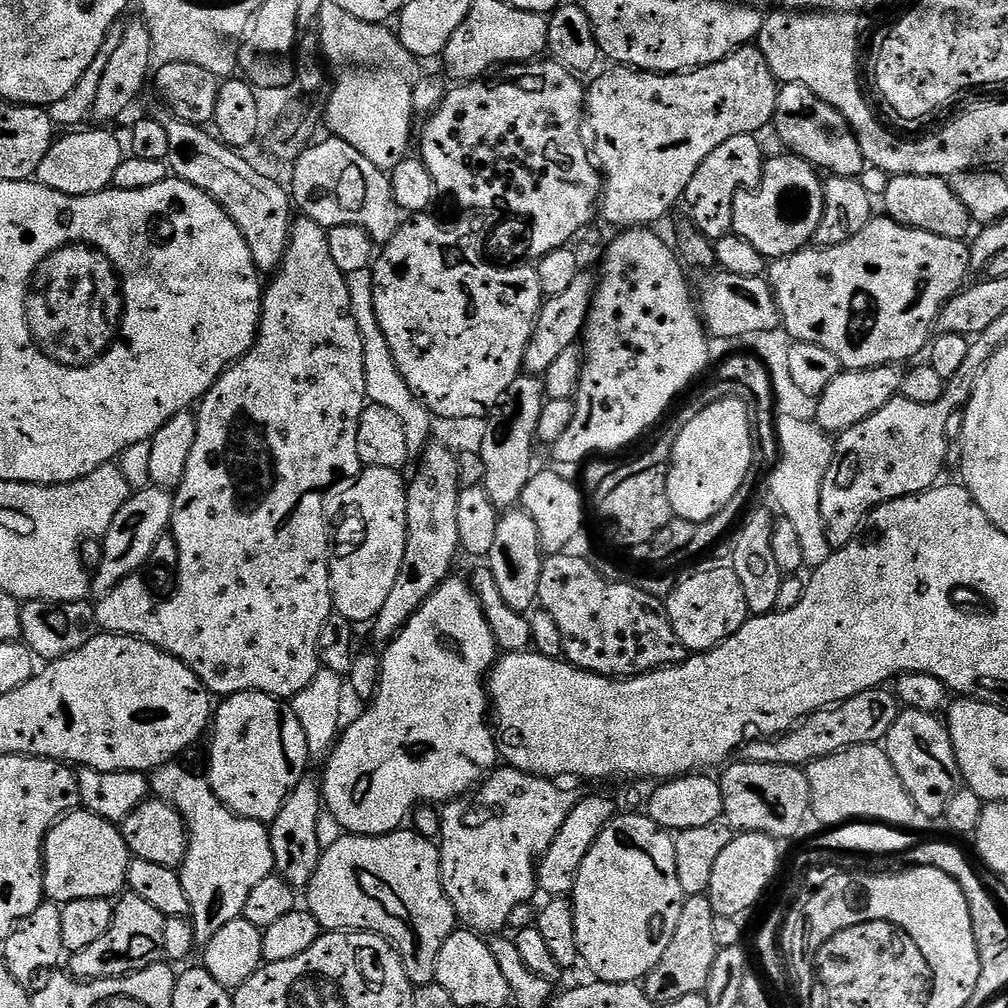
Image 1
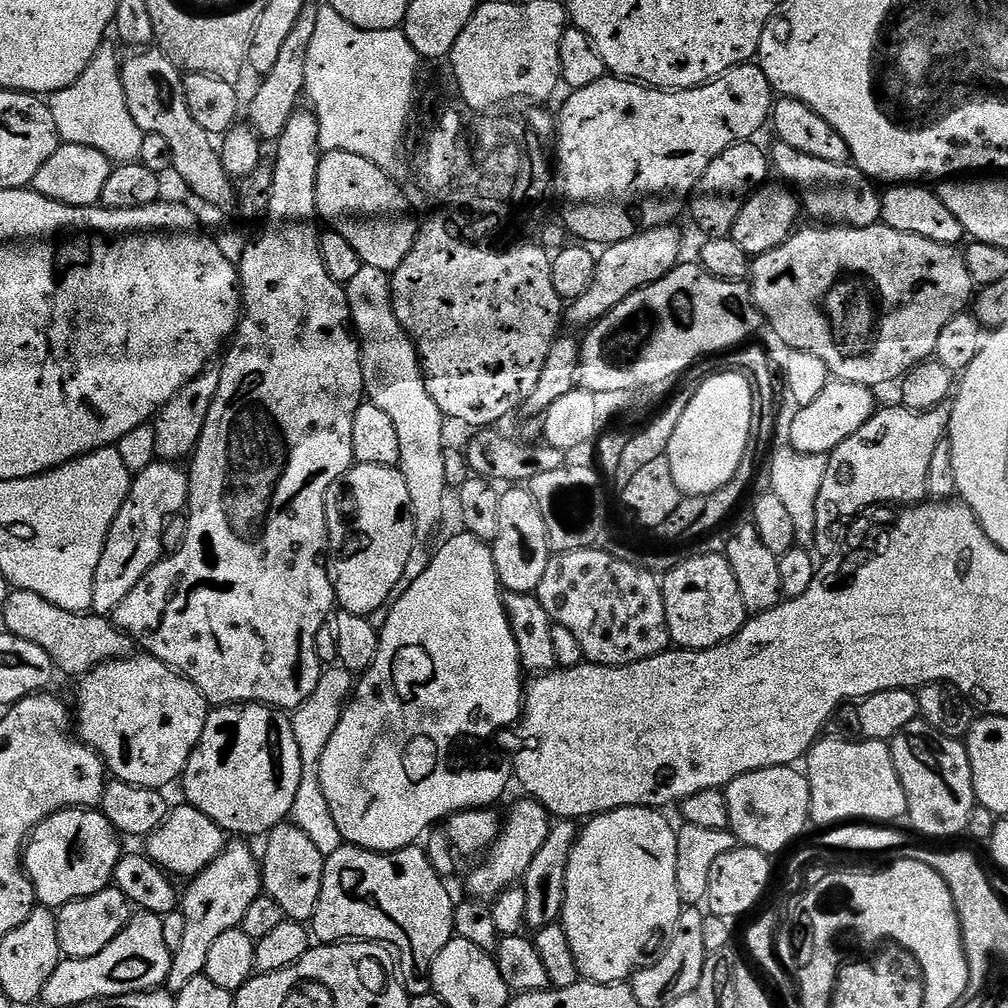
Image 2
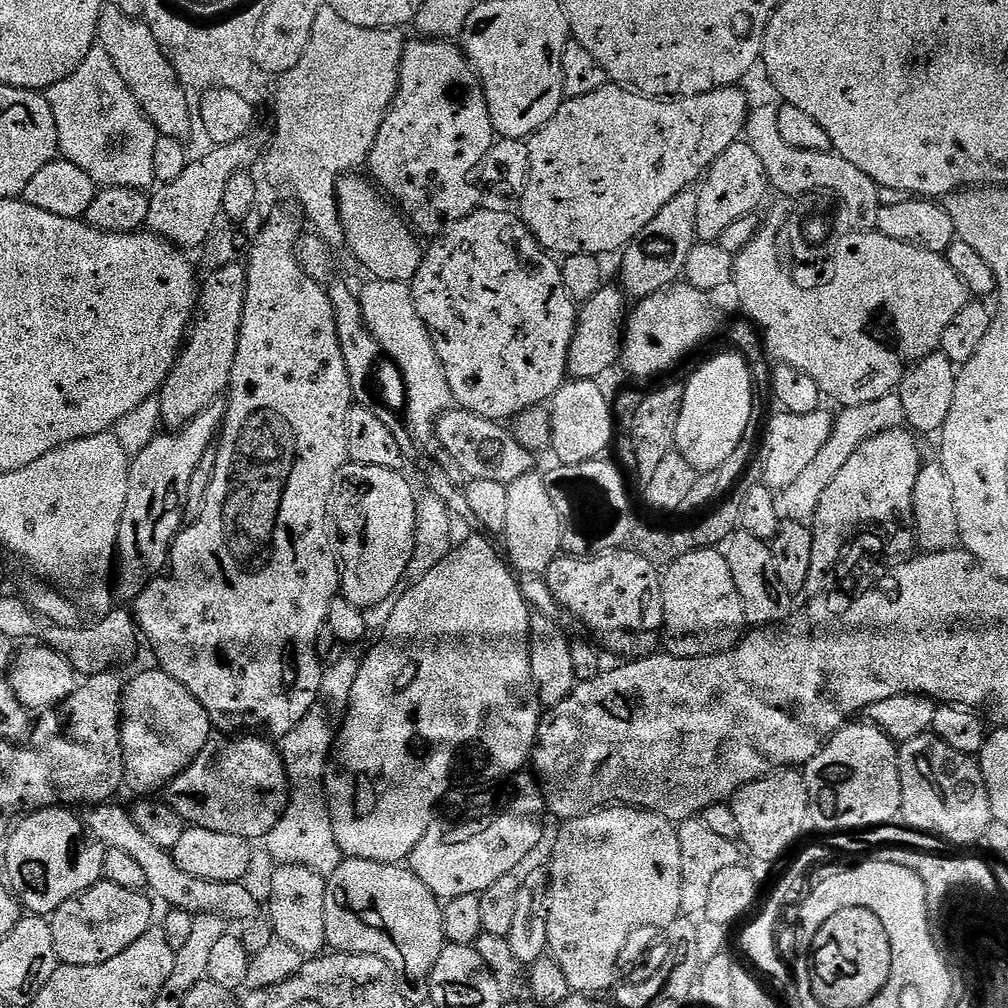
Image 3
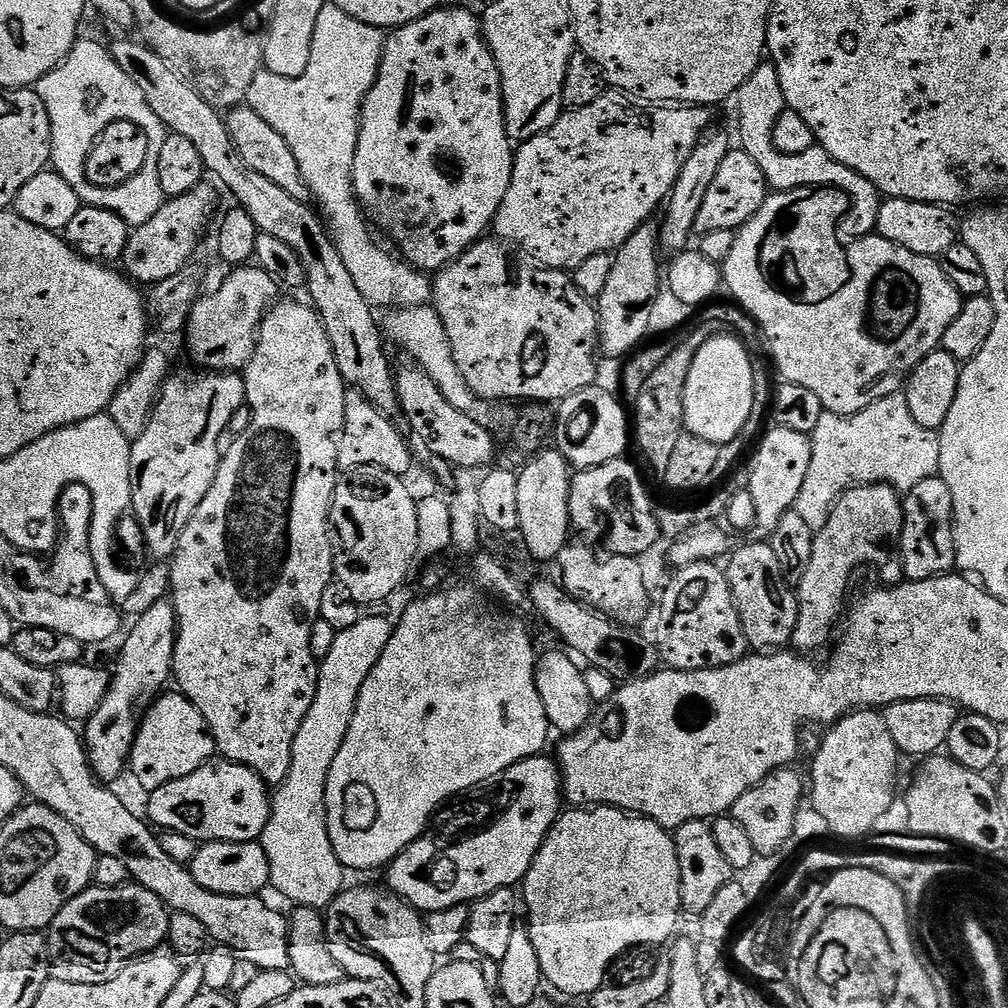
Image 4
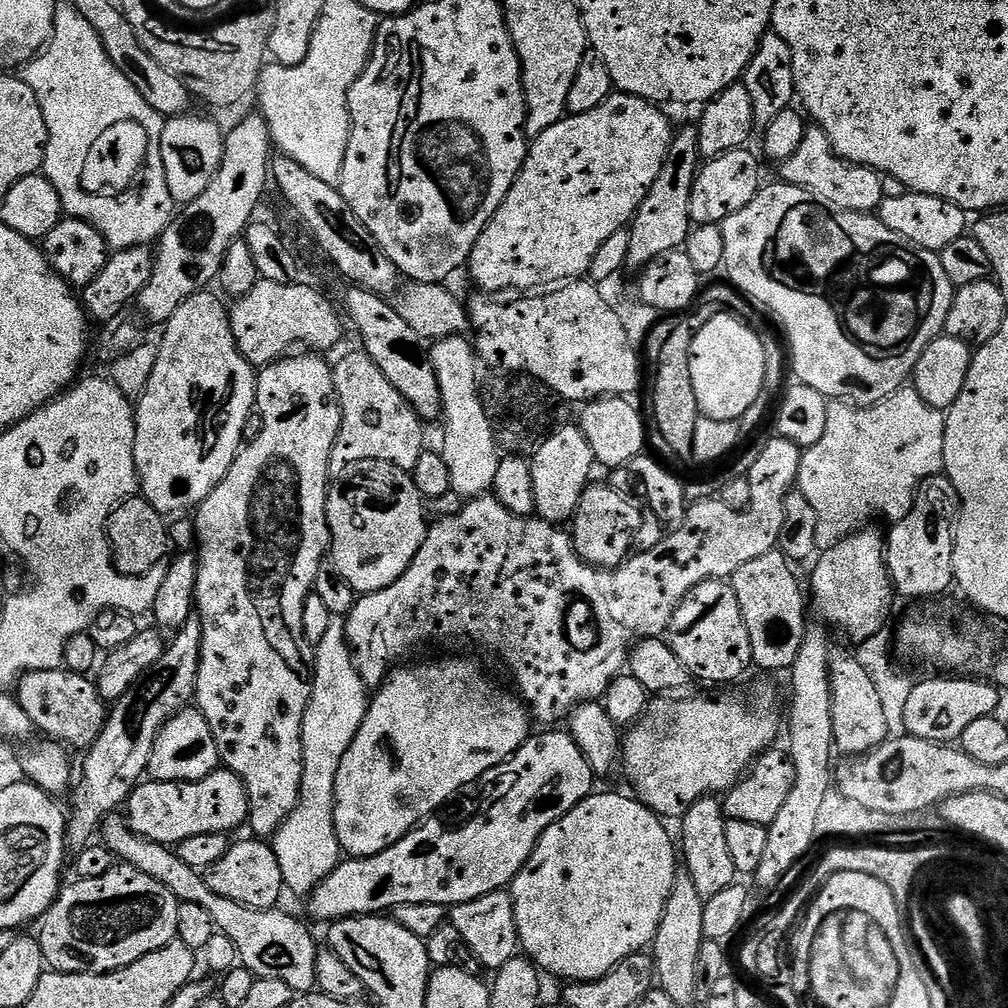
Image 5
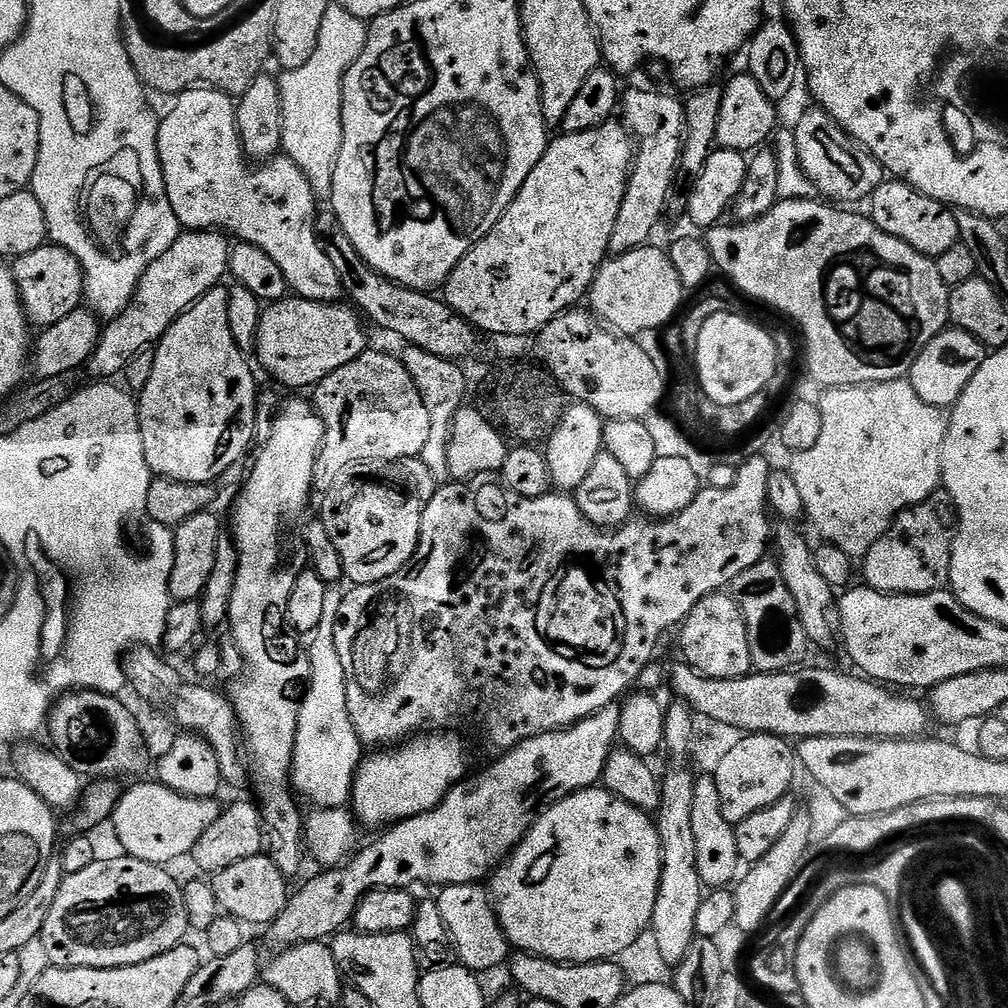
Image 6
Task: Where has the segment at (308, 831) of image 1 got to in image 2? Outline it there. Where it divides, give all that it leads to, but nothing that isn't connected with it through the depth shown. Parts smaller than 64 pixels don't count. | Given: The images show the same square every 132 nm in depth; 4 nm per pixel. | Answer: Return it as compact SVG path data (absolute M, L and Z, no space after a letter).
M291 822L279 824L267 833L268 845L262 852L260 864L260 878L263 891L278 906L282 908L282 914L297 924L307 925L312 919L318 906L318 898L322 894L322 878L324 877L324 861L326 857L302 834L302 830Z

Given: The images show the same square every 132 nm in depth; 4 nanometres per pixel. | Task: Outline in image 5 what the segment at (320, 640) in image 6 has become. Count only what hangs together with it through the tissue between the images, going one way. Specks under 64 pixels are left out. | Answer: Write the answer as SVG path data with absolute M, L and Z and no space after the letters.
M333 618L330 630L322 637L322 642L315 645L316 660L314 656L314 675L312 677L312 697L304 715L304 729L302 730L302 786L298 794L298 806L282 822L270 843L274 854L278 858L278 866L282 866L284 887L289 893L297 892L301 898L307 897L323 882L329 874L341 863L342 853L340 843L334 830L334 782L338 778L338 766L342 766L342 754L350 750L350 742L354 742L354 734L362 726L364 716L368 712L370 703L369 689L365 688L362 678L352 661L352 652L348 642L344 639L344 620Z

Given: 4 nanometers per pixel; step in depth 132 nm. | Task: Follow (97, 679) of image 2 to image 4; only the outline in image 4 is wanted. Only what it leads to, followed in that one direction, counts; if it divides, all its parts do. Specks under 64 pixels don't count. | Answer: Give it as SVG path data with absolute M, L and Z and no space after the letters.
M171 690L172 692L165 691L163 694L165 696L160 696L152 705L148 708L148 713L143 713L142 719L139 721L138 727L136 729L136 740L132 744L132 755L130 757L130 776L137 780L138 783L144 787L144 790L151 790L157 788L158 786L166 786L166 782L171 780L177 780L178 778L186 778L186 774L194 774L194 770L198 770L202 765L209 763L217 755L216 743L212 737L212 731L208 729L208 723L206 718L202 718L202 714L198 710L198 706L194 706L194 702L190 702L186 697L179 691Z

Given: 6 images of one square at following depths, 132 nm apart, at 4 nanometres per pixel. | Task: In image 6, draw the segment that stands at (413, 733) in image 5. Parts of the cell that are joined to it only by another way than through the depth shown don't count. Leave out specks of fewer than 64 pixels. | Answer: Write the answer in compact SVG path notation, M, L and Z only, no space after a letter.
M420 734L399 746L392 746L387 750L376 750L365 755L361 759L360 768L352 783L350 808L355 819L363 827L365 824L368 828L384 830L391 825L399 824L401 820L409 820L430 811L431 808L438 807L450 789L465 779L464 771L468 768L467 762L464 761L464 744L452 736L455 735Z

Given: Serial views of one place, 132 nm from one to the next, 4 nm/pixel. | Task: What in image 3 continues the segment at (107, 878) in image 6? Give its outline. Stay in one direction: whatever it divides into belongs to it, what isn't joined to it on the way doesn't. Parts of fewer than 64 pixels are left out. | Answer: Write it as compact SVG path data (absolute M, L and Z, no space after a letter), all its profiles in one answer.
M101 882L65 902L50 917L57 961L70 966L94 966L110 962L110 958L118 958L126 946L134 946L146 930L154 927L153 901L141 892L124 884Z

